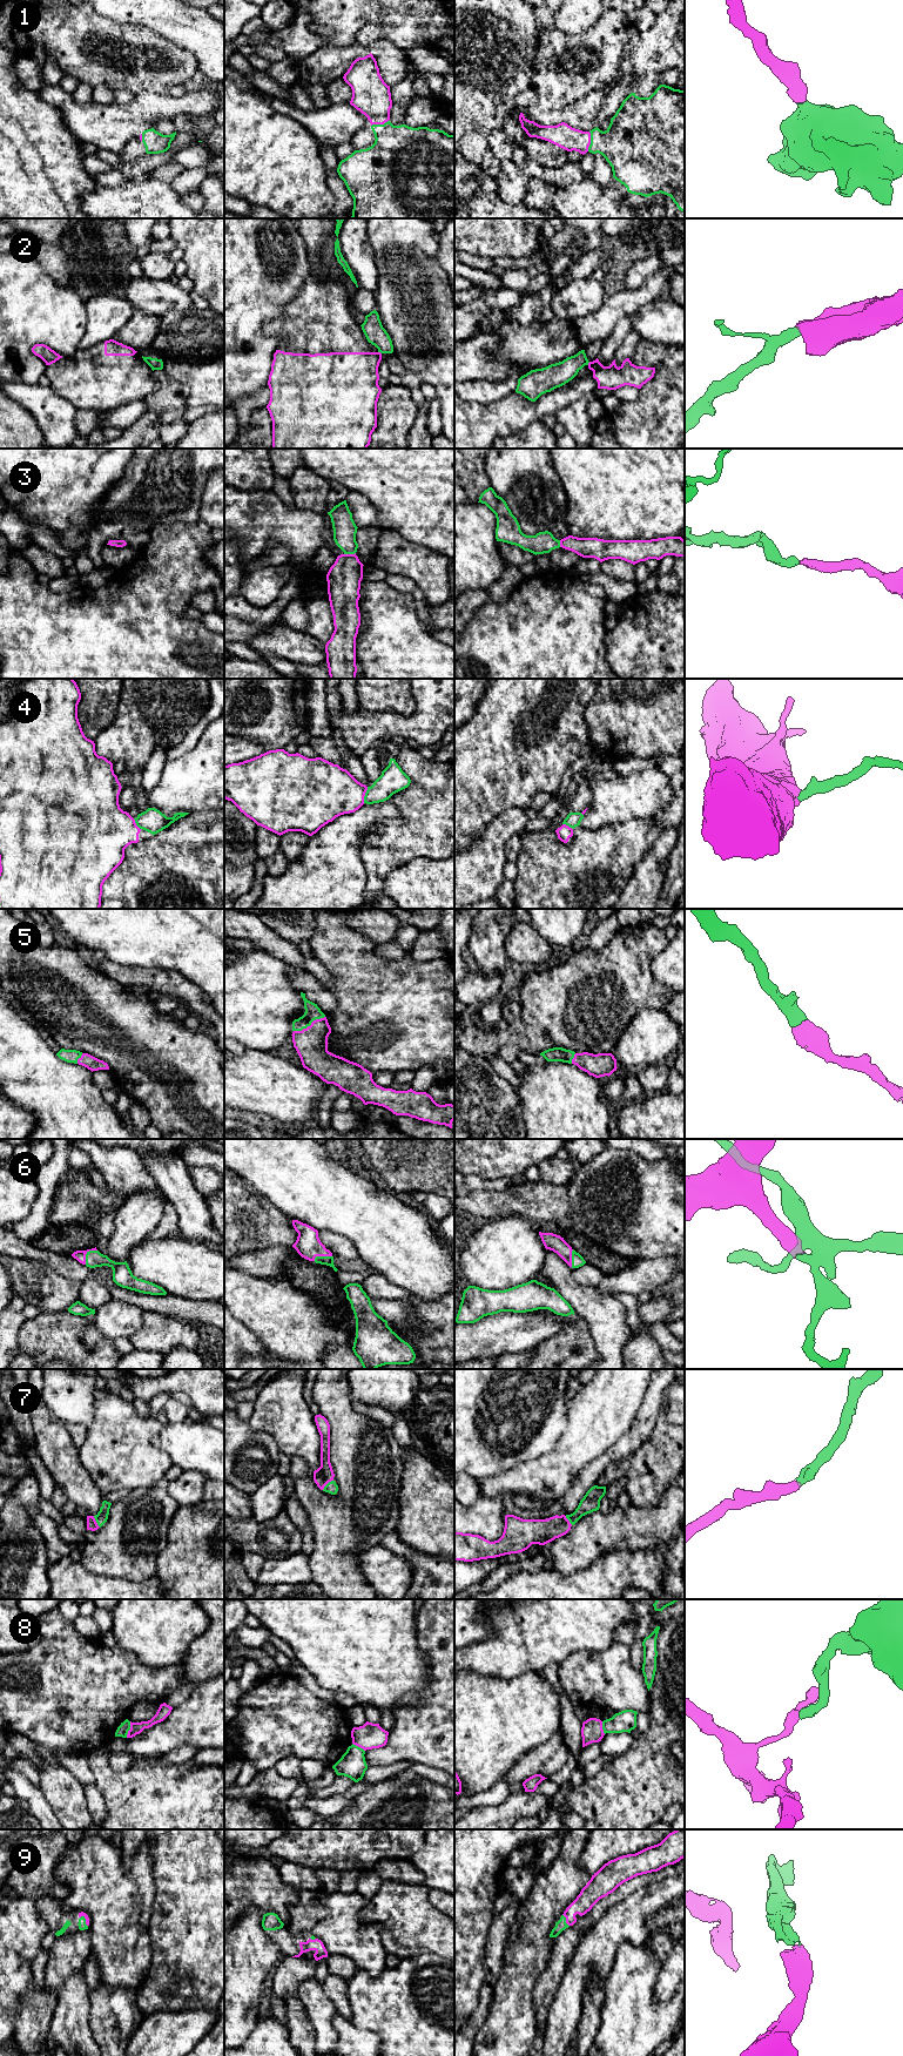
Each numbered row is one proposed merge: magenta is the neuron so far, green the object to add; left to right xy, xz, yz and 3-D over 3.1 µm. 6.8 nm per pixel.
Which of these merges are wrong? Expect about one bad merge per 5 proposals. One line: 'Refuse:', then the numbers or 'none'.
Refuse: 2, 8

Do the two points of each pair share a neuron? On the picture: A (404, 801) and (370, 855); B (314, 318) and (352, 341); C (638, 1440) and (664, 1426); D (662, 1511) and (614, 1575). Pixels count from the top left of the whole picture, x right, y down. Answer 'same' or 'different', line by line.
A: same
B: same
C: different
D: different

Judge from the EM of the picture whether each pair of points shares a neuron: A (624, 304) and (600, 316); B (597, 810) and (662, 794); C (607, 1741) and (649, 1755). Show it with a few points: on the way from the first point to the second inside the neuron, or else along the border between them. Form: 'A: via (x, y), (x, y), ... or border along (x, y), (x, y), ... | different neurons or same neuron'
A: via (618, 305), (606, 316) | same neuron
B: via (613, 801), (646, 794) | same neuron
C: border along (634, 1739), (633, 1744), (624, 1753), (614, 1755) | different neurons

